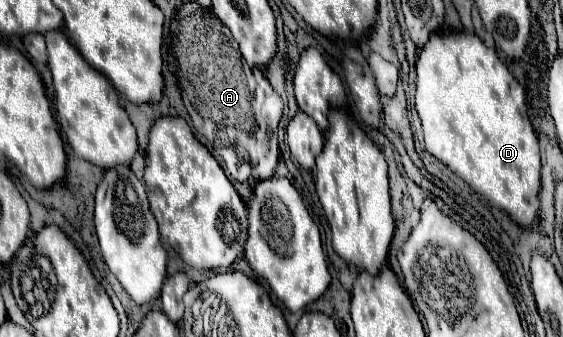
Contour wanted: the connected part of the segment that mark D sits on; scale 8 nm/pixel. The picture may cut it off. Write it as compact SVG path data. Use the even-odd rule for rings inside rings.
M450 32L450 34L432 34L432 38L428 40L428 44L424 46L424 50L420 52L420 58L416 62L416 110L420 114L422 120L422 130L424 130L424 144L426 150L436 156L440 162L444 162L456 176L460 176L474 192L482 194L492 206L500 208L502 212L506 212L518 226L522 228L530 228L532 224L538 222L538 212L540 212L540 202L538 202L538 192L540 192L540 148L538 148L538 138L532 130L532 124L528 120L528 112L526 112L526 96L524 96L524 88L512 78L510 70L506 68L506 64L500 60L500 56L496 54L496 50L490 50L476 34L468 34L468 32Z

